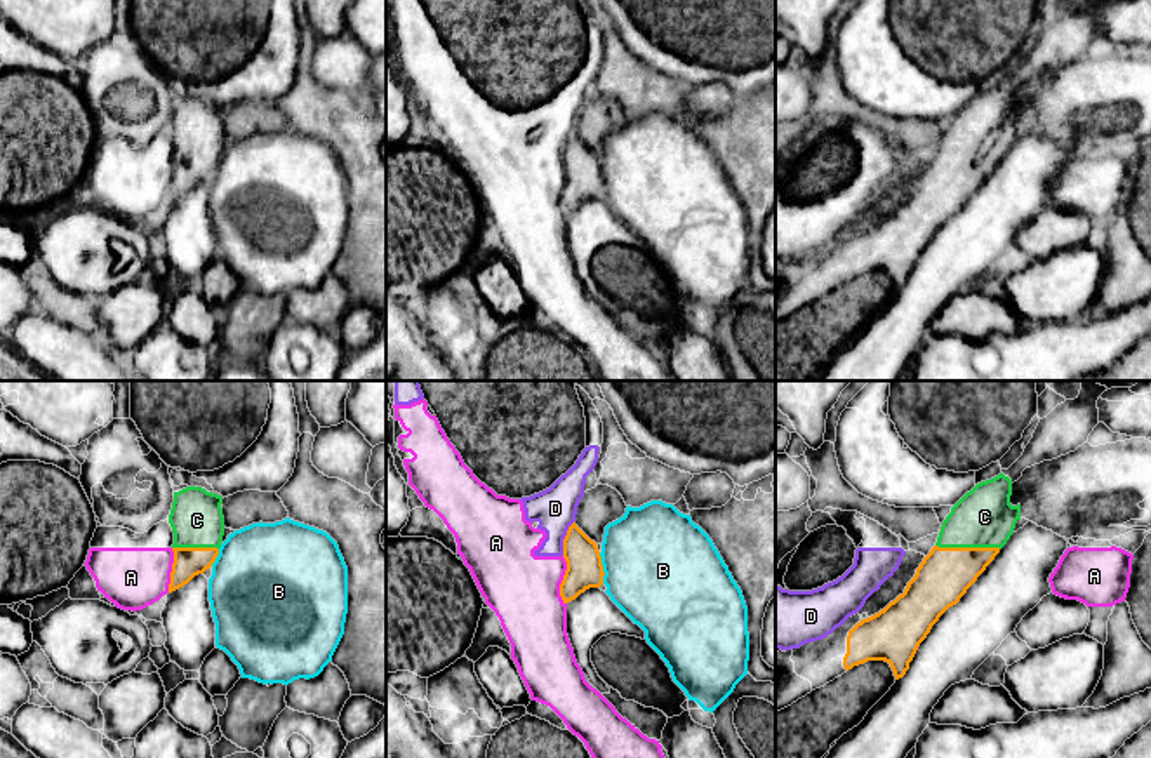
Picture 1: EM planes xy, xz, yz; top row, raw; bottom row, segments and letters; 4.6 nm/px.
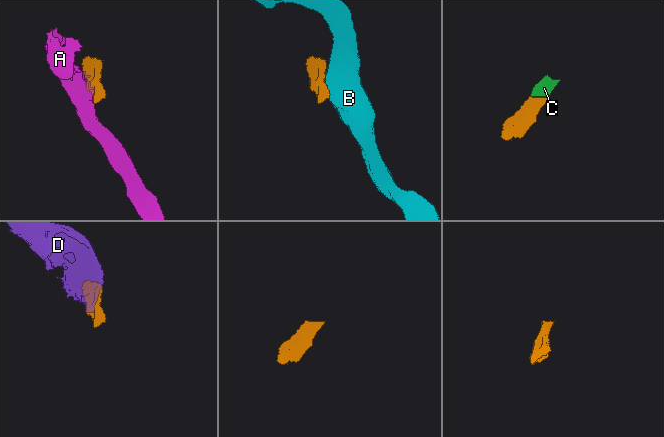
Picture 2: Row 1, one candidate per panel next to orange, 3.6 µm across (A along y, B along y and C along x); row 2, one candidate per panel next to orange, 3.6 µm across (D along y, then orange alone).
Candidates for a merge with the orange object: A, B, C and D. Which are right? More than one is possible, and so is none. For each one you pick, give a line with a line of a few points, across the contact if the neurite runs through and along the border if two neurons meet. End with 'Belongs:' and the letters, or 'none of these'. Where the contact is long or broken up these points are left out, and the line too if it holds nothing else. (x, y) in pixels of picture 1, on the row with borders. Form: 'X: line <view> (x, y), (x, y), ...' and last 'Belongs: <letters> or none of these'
Belongs: C

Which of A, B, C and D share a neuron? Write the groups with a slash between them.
A D / B / C

